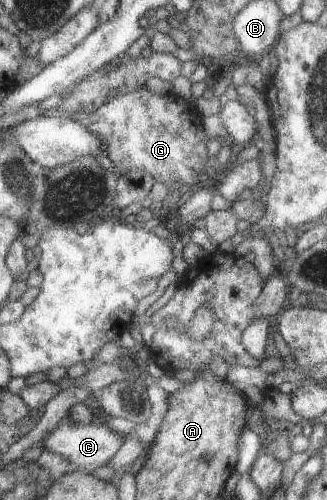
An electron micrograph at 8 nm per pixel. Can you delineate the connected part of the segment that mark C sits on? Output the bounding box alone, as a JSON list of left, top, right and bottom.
[40,420,123,473]

